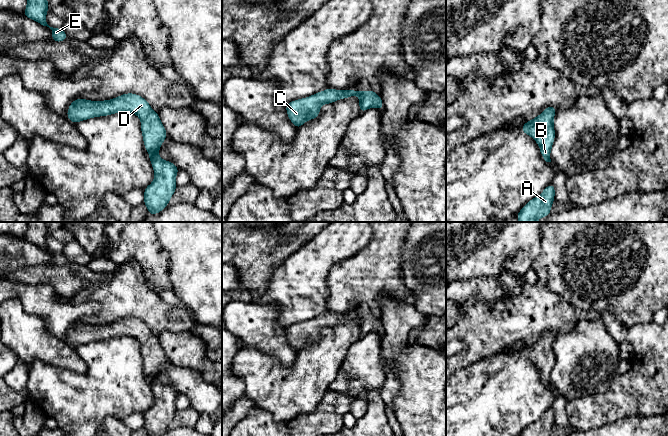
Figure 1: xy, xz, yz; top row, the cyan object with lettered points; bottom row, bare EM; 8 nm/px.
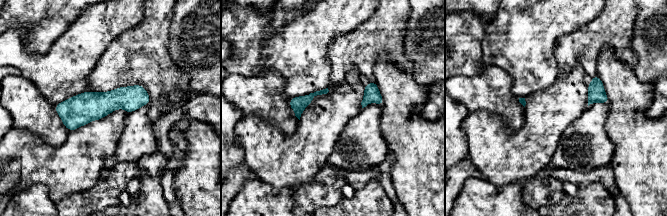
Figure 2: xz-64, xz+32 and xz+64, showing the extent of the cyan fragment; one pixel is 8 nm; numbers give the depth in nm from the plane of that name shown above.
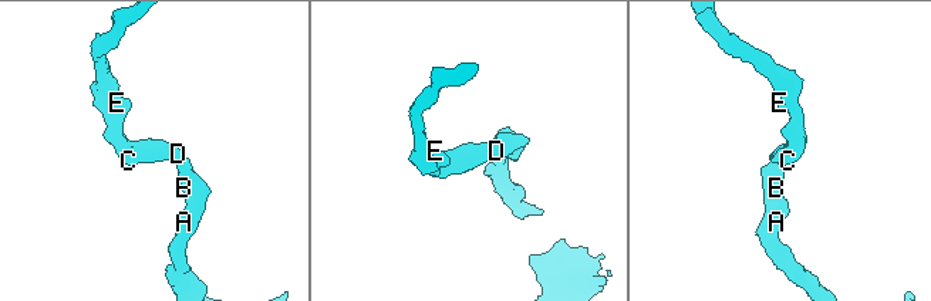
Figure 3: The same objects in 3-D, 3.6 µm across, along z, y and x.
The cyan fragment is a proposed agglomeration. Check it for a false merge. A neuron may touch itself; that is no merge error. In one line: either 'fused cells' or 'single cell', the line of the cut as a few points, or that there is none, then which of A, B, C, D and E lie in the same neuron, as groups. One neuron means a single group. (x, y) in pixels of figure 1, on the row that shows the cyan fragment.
single cell | no cut | A B C D E

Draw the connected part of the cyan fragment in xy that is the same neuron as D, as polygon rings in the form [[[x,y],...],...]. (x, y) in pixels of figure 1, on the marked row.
[[[126,93],[105,101],[90,101],[79,97],[69,105],[67,119],[77,124],[82,120],[121,112],[134,113],[141,119],[144,146],[155,173],[154,181],[144,189],[143,204],[148,208],[148,215],[160,213],[169,204],[178,186],[175,179],[179,169],[158,155],[162,142],[168,137],[158,112],[153,111],[142,96]]]

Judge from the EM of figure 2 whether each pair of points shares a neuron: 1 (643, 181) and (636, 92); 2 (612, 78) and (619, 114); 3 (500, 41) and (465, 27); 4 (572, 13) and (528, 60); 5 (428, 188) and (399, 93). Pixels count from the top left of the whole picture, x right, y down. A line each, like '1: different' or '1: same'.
1: same
2: same
3: different
4: same
5: same

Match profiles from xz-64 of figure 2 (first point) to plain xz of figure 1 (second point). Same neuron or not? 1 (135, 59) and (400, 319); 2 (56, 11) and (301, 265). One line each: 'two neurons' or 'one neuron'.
1: two neurons
2: two neurons

